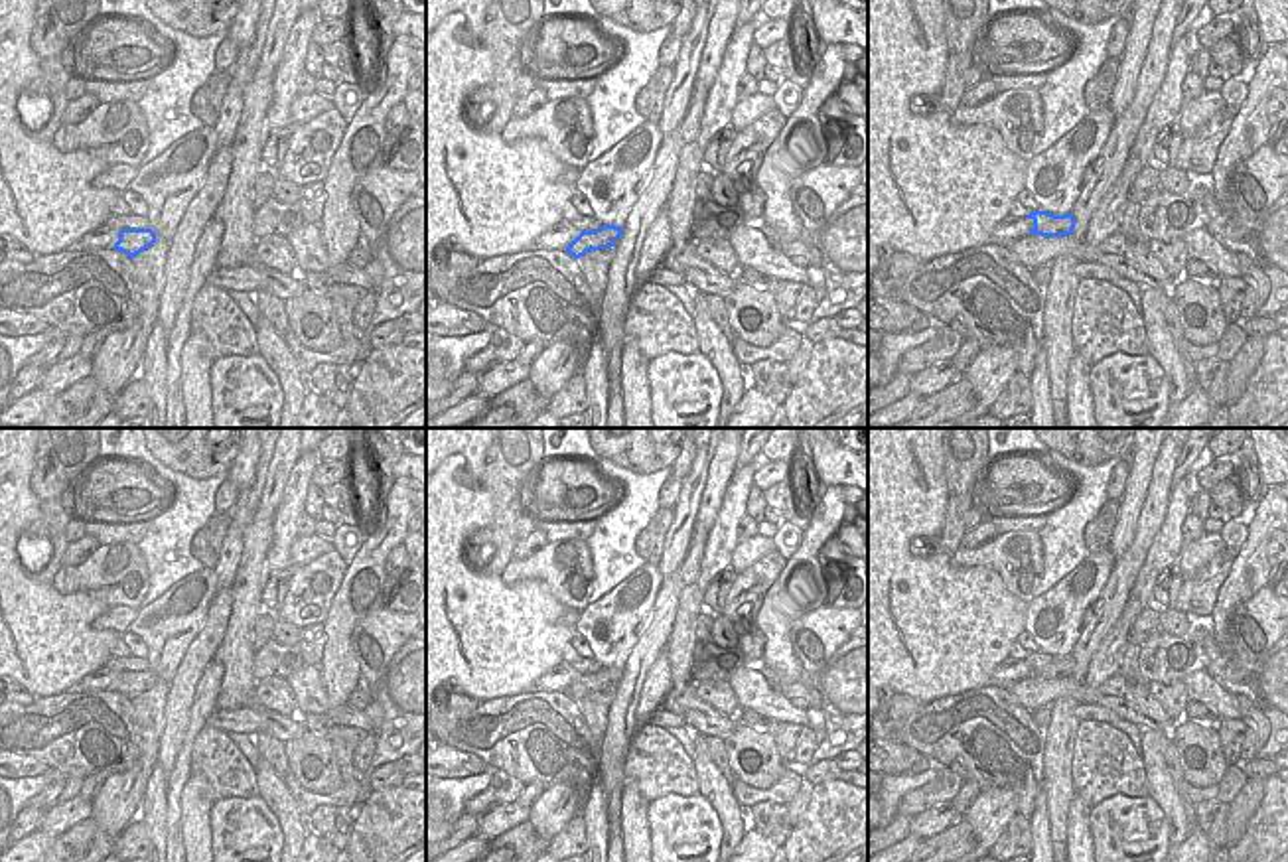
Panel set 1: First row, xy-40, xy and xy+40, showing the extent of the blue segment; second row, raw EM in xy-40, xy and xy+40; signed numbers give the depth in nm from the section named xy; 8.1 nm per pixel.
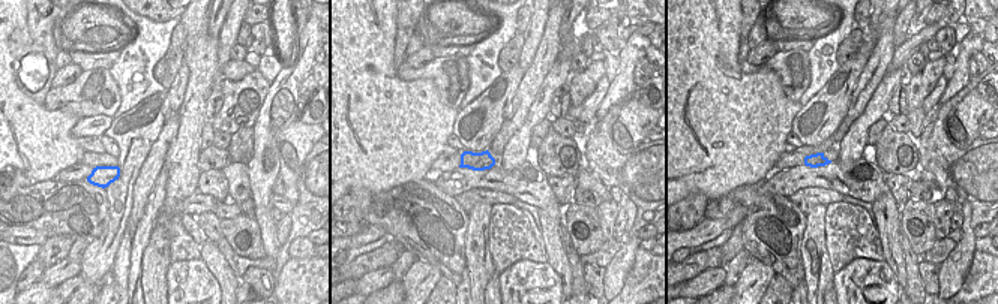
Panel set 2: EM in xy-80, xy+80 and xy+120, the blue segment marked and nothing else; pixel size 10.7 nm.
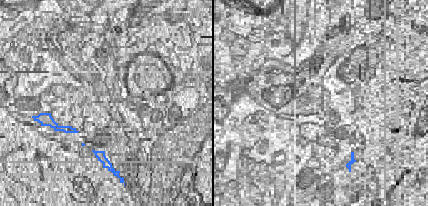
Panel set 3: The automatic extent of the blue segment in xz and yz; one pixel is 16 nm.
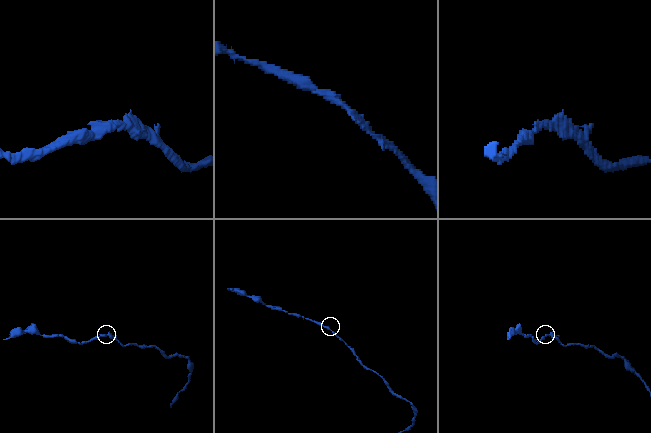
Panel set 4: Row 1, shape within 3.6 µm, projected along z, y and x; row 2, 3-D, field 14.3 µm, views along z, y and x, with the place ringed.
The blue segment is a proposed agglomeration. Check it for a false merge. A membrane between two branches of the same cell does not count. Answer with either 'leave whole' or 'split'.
split

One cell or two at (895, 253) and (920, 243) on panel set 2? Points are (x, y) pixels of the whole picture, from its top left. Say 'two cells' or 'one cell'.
two cells

